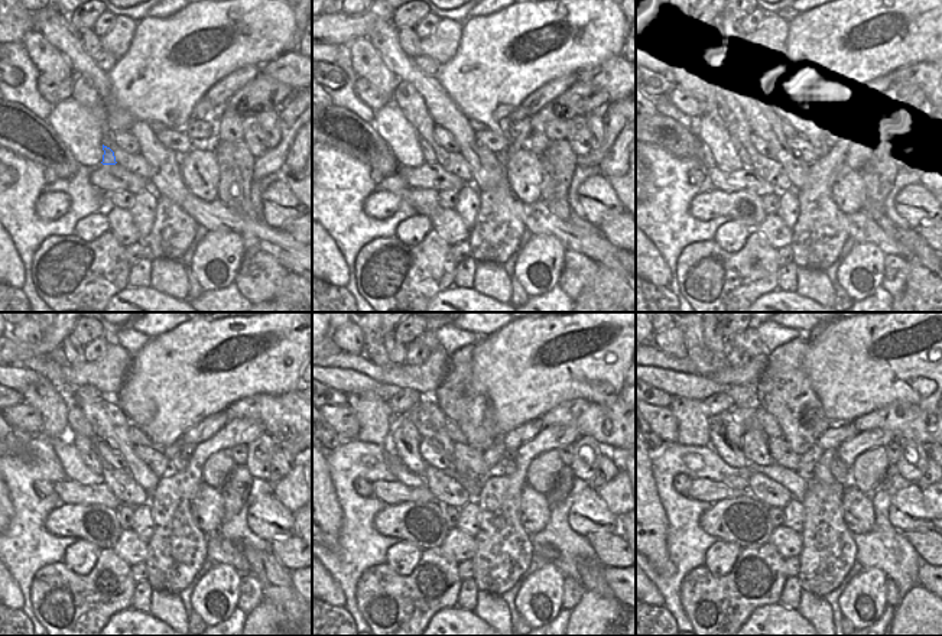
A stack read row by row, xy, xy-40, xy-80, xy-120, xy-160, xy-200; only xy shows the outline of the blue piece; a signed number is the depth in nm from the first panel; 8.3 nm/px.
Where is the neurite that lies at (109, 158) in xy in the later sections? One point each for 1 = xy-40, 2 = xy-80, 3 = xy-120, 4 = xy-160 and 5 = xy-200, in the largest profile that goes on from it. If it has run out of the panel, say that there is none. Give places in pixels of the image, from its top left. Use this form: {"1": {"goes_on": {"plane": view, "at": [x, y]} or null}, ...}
{"1": {"goes_on": {"plane": "xy-40", "at": [429, 156]}}, "2": {"goes_on": {"plane": "xy-80", "at": [740, 139]}}, "3": {"goes_on": {"plane": "xy-120", "at": [85, 447]}}, "4": {"goes_on": {"plane": "xy-160", "at": [403, 438]}}, "5": {"goes_on": {"plane": "xy-200", "at": [726, 434]}}}

